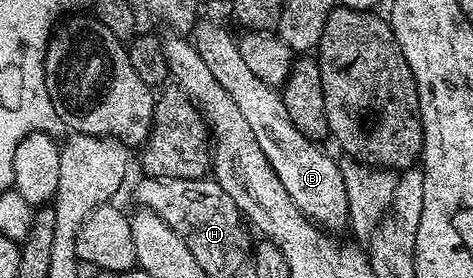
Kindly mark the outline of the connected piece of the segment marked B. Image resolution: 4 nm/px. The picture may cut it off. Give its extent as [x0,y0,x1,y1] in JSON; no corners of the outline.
[190,21,348,233]

